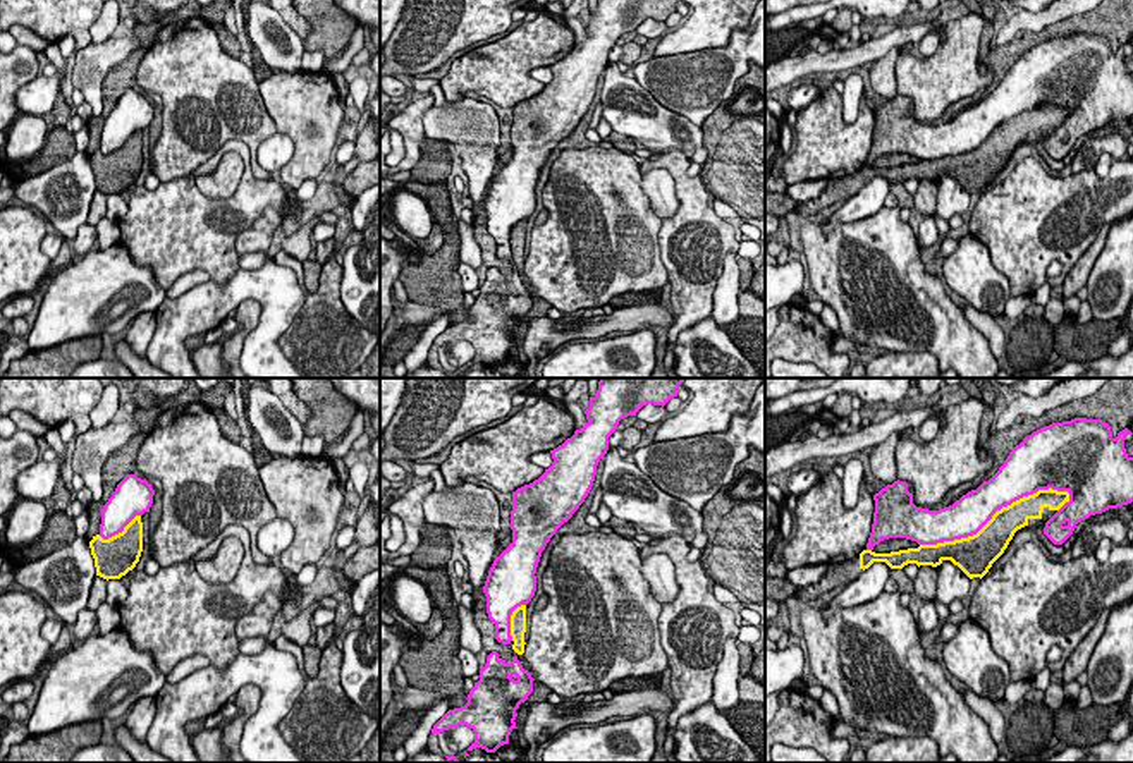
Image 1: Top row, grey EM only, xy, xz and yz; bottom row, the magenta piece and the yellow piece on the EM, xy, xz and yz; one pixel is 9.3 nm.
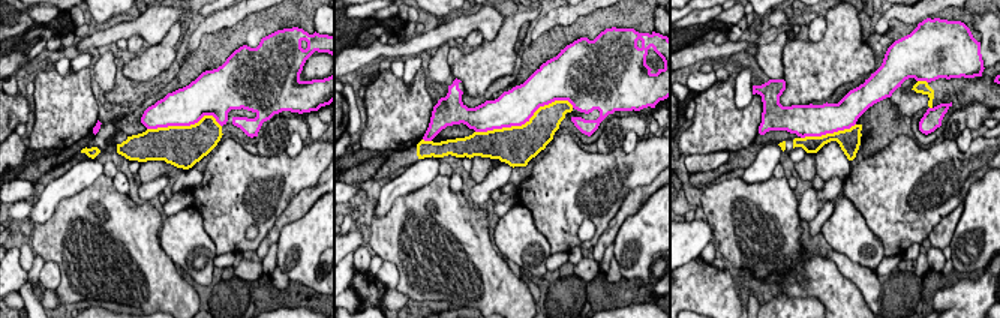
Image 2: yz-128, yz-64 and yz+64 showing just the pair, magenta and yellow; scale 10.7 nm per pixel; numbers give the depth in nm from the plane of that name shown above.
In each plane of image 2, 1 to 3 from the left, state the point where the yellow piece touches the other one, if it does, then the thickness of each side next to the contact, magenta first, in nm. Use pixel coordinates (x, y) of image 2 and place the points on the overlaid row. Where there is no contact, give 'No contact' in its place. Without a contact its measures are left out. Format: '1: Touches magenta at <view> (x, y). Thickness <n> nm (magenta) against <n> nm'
1: Touches magenta at yz-128 (183, 125). Thickness 400 nm (magenta) against 440 nm
2: Touches magenta at yz-64 (523, 123). Thickness 380 nm (magenta) against 420 nm
3: Touches magenta at yz+64 (828, 132). Thickness 360 nm (magenta) against 240 nm

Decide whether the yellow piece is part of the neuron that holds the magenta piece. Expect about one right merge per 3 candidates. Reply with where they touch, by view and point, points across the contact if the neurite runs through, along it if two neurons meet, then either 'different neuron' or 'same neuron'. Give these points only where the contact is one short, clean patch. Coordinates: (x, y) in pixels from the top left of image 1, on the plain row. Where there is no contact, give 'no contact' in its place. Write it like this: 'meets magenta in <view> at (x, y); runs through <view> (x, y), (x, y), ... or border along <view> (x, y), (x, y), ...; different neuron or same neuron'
meets magenta in yz at (994, 128); different neuron

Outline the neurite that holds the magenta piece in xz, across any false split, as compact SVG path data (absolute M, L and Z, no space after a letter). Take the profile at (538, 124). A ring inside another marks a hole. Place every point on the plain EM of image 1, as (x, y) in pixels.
M598 0L585 26L588 38L550 65L552 81L530 100L512 107L512 158L493 175L483 208L495 254L512 256L511 230L536 206L536 182L550 153L588 112L609 52L621 34L646 21L665 21L679 0Z

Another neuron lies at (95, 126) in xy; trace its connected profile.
M98 117L96 120L88 120L88 148L86 155L91 156L96 150L100 150L100 139L101 139L101 124L105 117Z

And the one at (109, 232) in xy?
M107 217L96 225L100 249L107 249L120 241L119 223Z

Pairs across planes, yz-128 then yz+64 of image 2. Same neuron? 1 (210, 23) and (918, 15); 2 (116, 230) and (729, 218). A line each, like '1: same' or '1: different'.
1: same
2: same

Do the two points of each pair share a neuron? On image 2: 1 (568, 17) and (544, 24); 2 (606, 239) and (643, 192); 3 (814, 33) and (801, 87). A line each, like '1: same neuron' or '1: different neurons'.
1: same neuron
2: same neuron
3: different neurons

